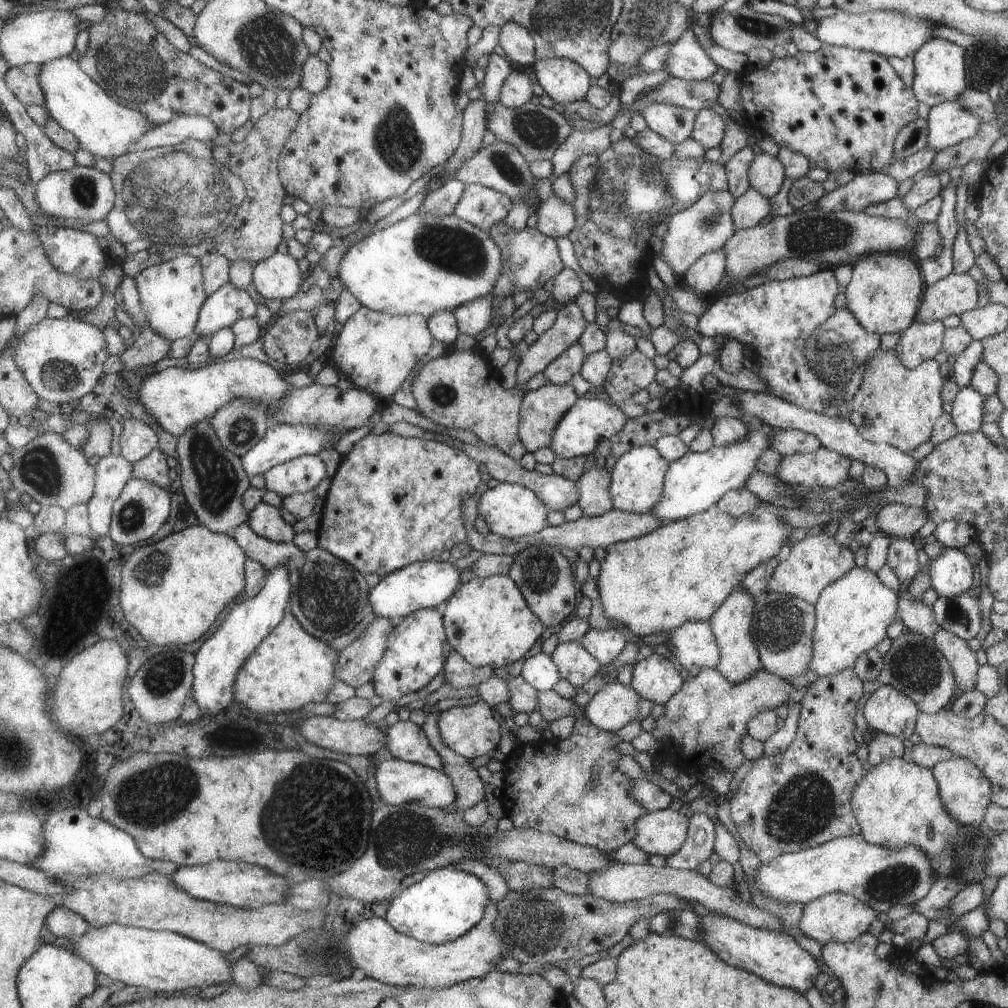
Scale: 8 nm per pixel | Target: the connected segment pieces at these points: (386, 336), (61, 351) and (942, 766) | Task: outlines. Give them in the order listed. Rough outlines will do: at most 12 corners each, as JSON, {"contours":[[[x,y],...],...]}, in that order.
{"contours":[[[361,307],[332,358],[353,387],[391,398],[431,350],[426,316]],[[45,317],[9,344],[43,400],[93,392],[103,329]],[[967,757],[936,762],[939,796],[950,817],[983,826],[990,780]]]}

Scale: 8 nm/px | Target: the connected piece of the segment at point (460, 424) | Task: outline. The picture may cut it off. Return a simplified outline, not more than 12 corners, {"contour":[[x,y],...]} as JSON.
{"contour":[[474,350],[424,364],[416,410],[518,461],[525,392]]}

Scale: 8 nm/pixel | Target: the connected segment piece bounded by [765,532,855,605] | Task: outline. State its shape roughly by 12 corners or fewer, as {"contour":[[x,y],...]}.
{"contour":[[834,538],[789,547],[765,590],[812,605],[855,566]]}

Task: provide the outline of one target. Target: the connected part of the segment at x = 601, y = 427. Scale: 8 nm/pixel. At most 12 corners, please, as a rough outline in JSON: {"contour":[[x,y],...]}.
{"contour":[[580,398],[549,448],[573,459],[622,430],[627,418],[604,398]]}

